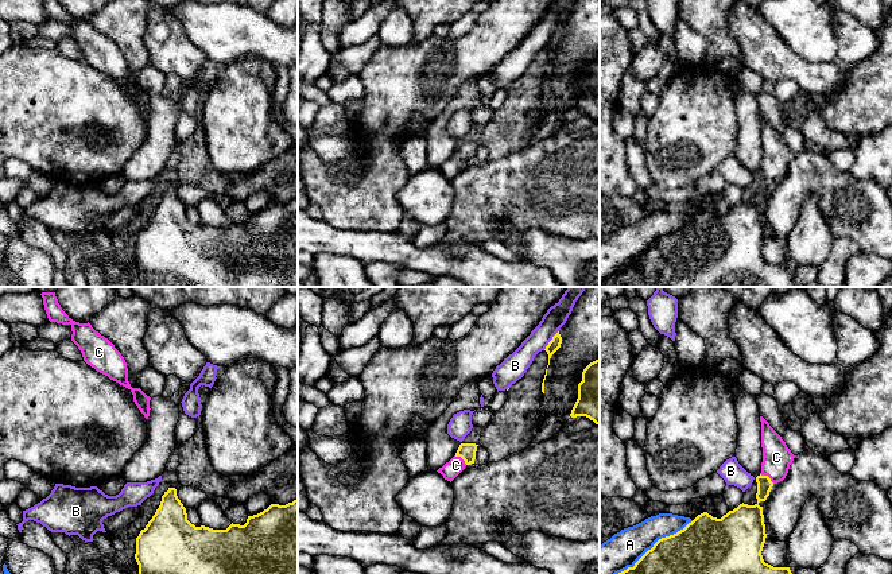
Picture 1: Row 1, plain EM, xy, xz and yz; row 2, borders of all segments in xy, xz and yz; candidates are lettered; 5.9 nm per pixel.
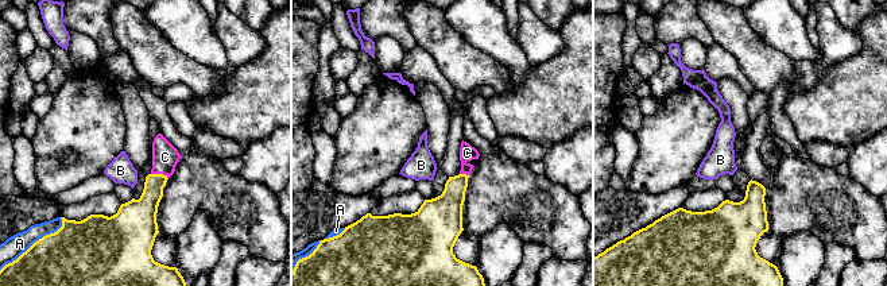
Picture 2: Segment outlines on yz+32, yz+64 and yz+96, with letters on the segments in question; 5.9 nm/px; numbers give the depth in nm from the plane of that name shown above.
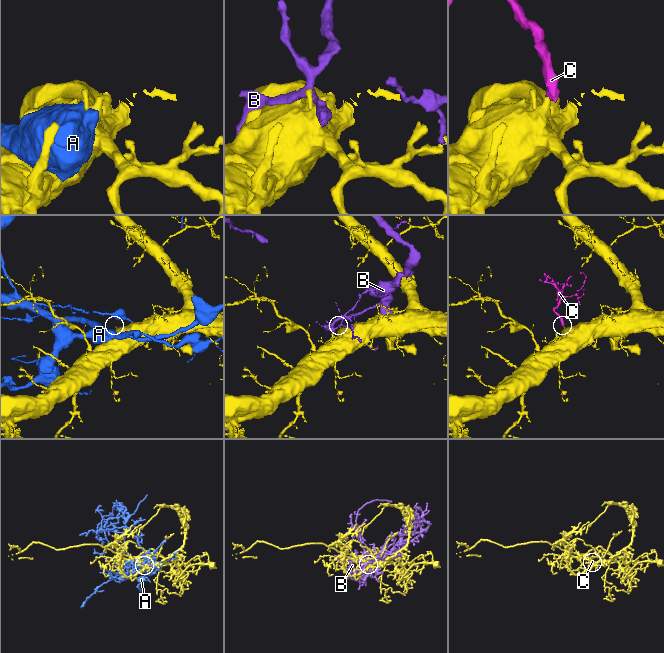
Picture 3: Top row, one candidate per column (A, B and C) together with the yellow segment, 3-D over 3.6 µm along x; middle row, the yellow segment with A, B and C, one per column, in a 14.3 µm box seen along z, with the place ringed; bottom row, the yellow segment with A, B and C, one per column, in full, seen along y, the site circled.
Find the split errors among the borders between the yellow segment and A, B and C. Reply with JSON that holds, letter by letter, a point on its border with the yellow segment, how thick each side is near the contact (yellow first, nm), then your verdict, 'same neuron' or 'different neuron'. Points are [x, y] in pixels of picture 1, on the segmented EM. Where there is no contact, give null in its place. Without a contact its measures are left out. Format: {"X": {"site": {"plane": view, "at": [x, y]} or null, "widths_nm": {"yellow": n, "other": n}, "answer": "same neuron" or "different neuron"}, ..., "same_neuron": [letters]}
{"A": {"site": {"plane": "yz", "at": [655, 543]}, "widths_nm": {"yellow": 280, "other": 220}, "answer": "different neuron"}, "B": {"site": {"plane": "xz", "at": [551, 340]}, "widths_nm": {"yellow": 70, "other": 140}, "answer": "different neuron"}, "C": {"site": {"plane": "yz", "at": [768, 477]}, "widths_nm": {"yellow": 130, "other": 180}, "answer": "same neuron"}, "same_neuron": ["C"]}

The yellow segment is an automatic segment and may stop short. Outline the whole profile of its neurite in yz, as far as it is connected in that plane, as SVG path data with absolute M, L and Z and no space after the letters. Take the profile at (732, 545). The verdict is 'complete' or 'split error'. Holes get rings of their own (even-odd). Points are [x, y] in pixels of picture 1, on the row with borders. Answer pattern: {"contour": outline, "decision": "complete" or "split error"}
{"contour": "M763 416L760 422L763 462L761 473L756 477L757 503L755 505L742 503L721 519L707 512L698 515L683 530L659 539L633 567L618 574L792 574L790 567L773 567L763 559L767 534L763 507L759 503L765 501L772 486L786 478L795 455Z", "decision": "split error"}

